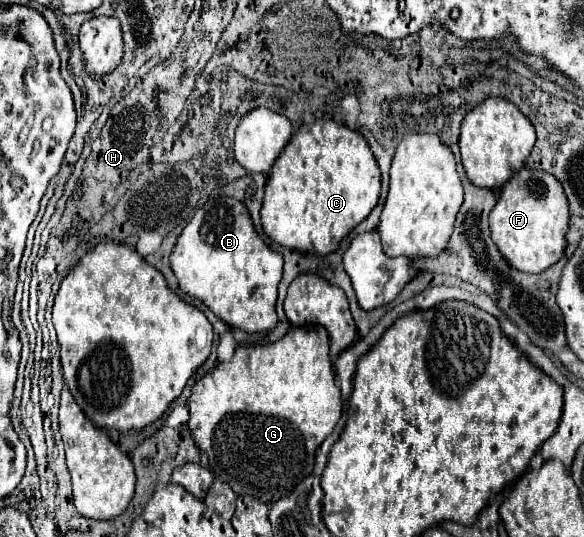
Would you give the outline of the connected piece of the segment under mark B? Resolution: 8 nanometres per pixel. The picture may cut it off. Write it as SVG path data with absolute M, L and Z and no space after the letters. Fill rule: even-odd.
M213 197L207 205L197 209L177 241L171 265L179 289L207 305L229 327L247 333L275 329L275 301L283 273L283 257L271 251L255 233L247 207L241 201Z

